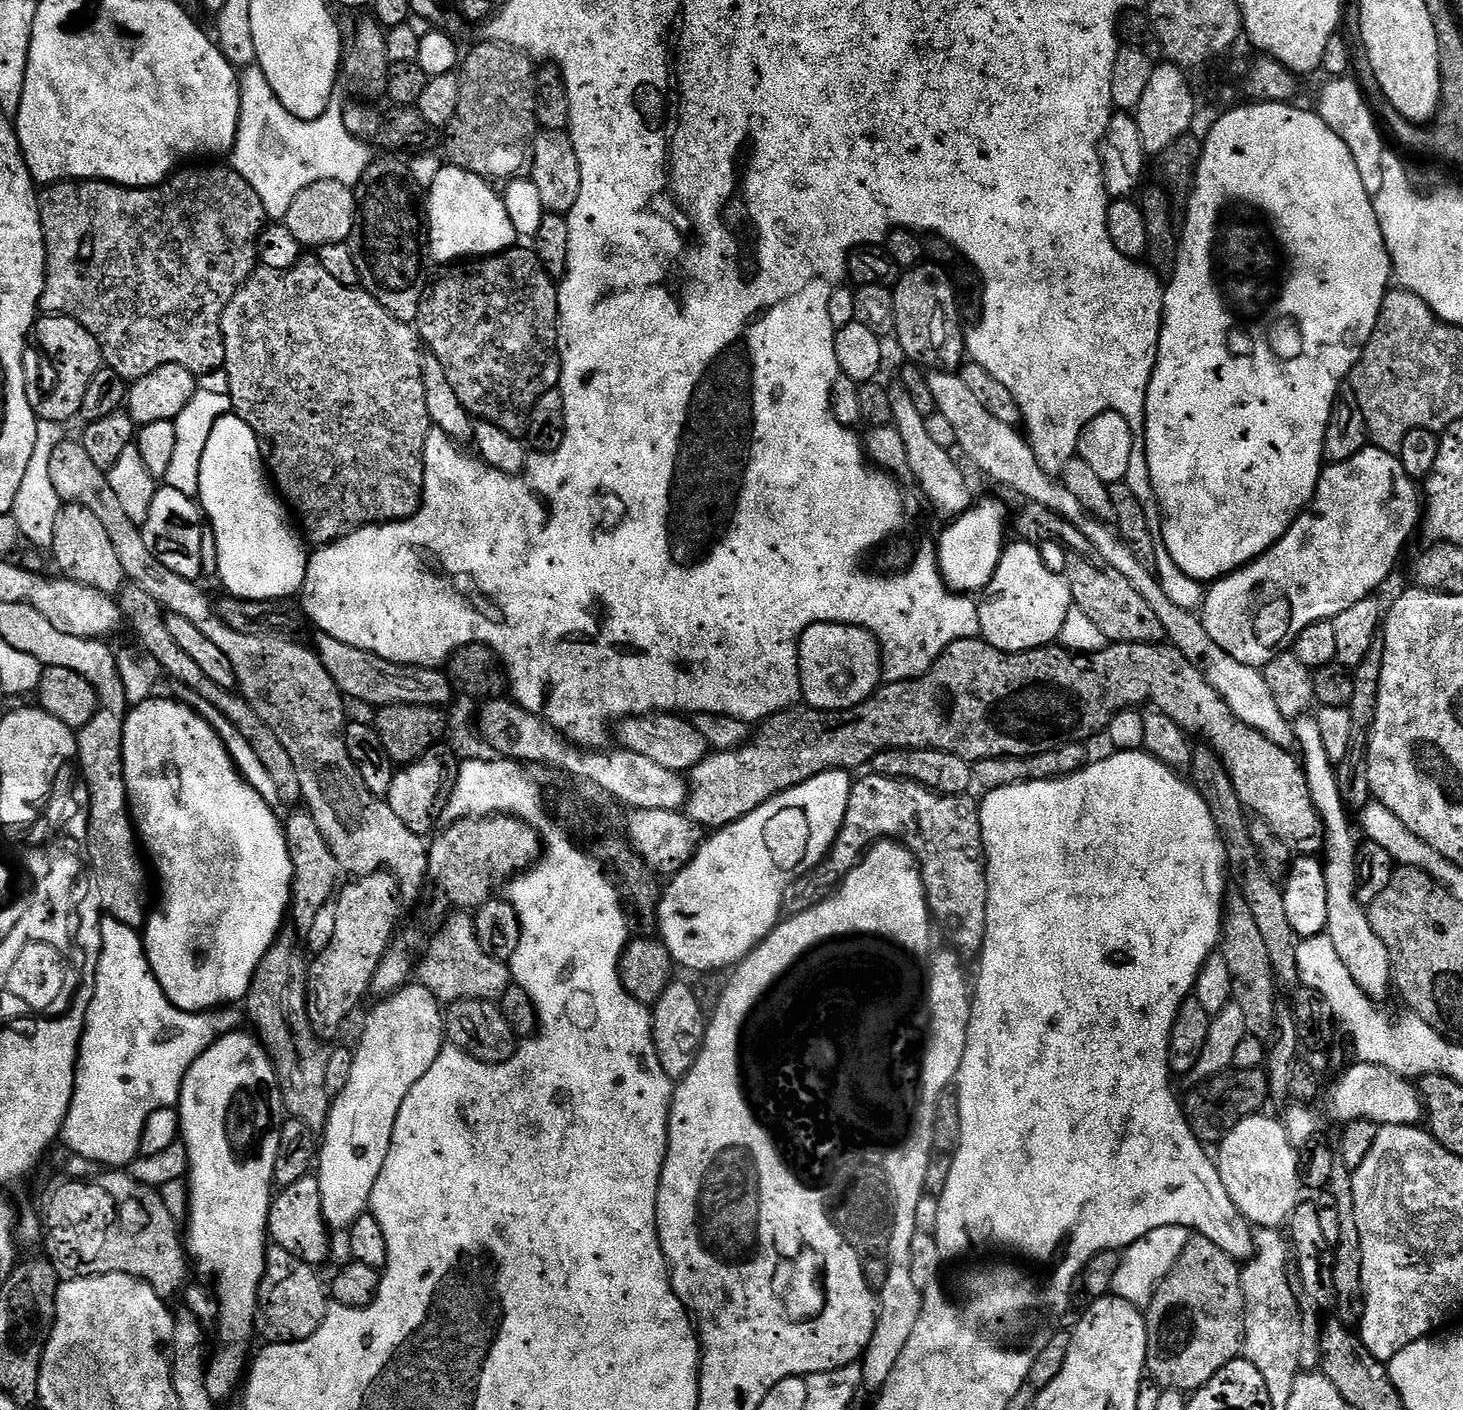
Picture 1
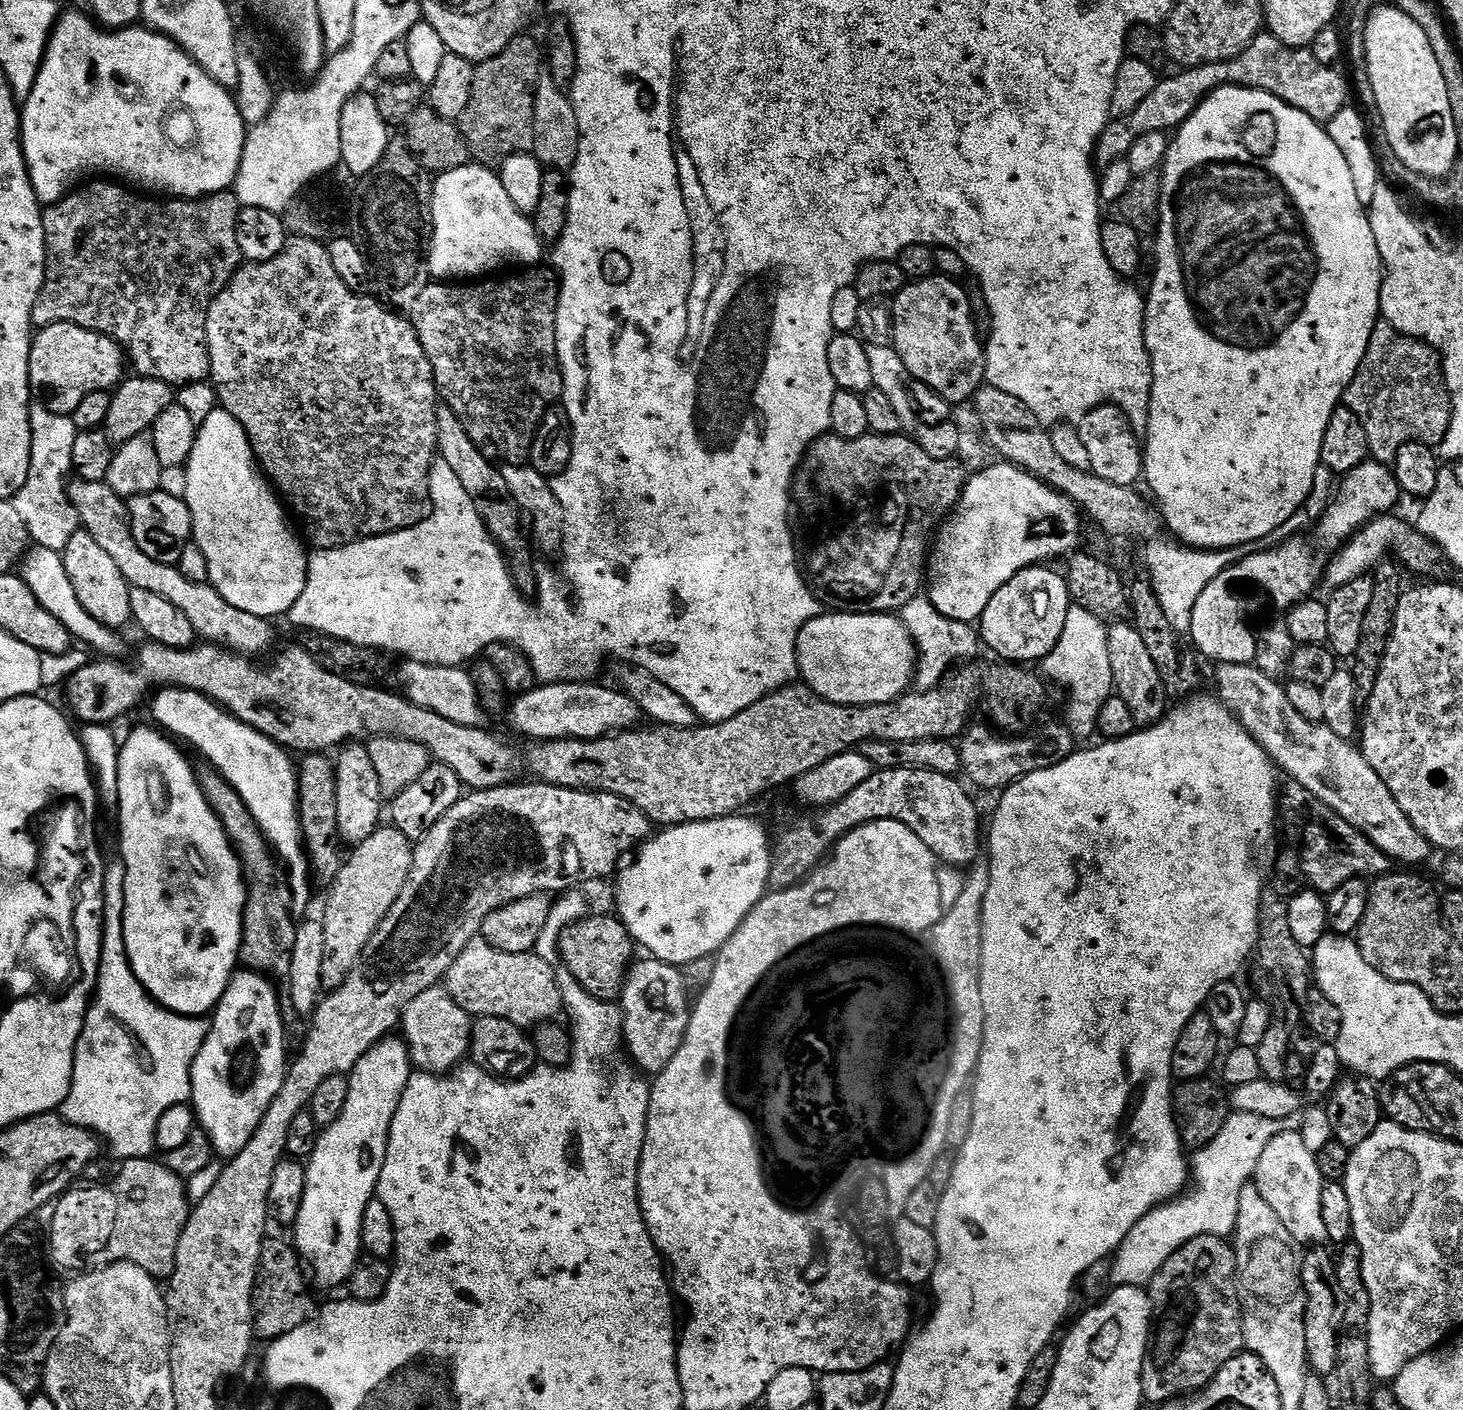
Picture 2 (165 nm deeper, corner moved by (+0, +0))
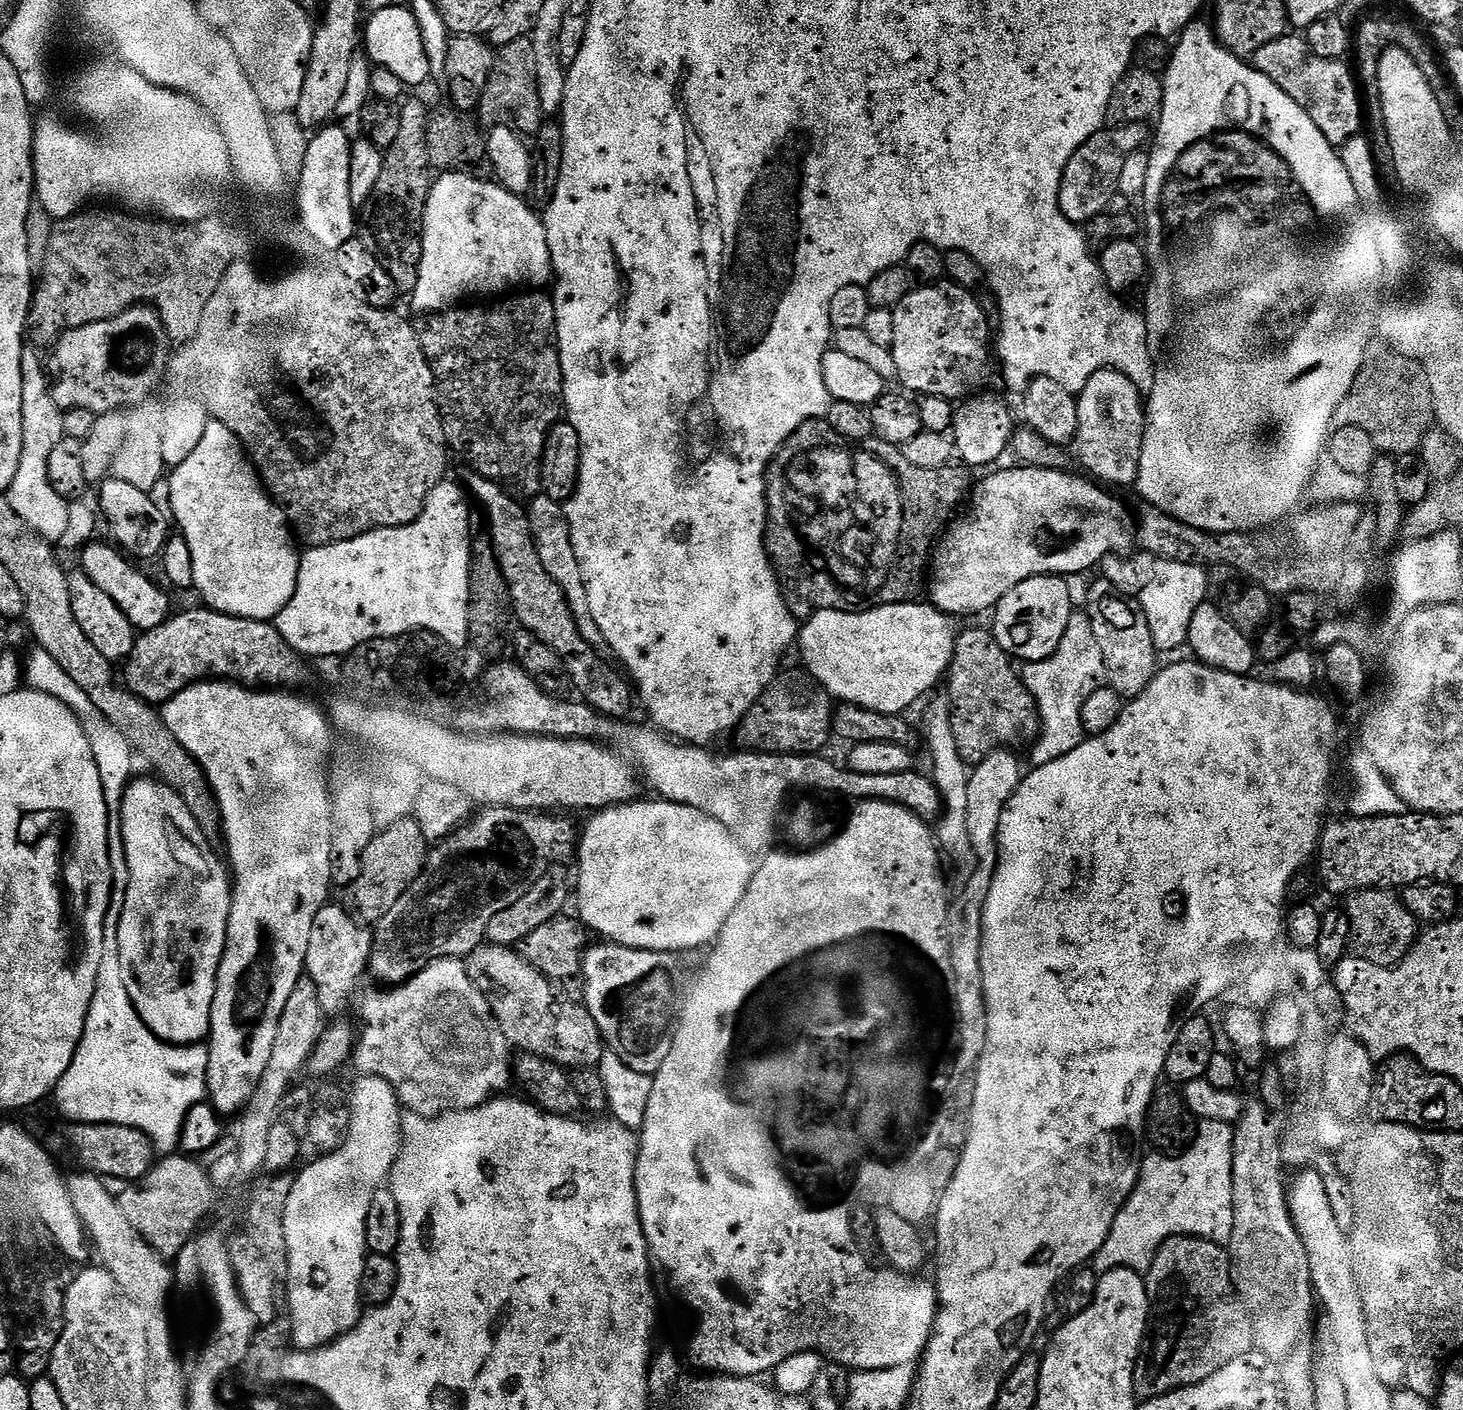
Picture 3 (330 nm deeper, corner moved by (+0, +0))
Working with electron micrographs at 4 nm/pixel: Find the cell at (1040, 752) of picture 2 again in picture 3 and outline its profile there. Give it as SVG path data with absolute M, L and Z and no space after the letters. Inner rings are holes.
M987 627L968 628L956 637L952 664L946 673L946 695L952 703L952 725L954 726L954 742L958 742L958 754L970 766L981 764L990 753L998 748L1020 750L1020 747L1036 743L1040 734L1040 711L1030 690L1024 685L1021 673L1012 669L1013 657L998 646L995 636Z

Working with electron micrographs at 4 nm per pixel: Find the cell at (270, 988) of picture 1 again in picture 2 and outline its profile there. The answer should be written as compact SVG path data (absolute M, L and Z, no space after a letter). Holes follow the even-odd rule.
M203 758L195 761L196 781L206 802L218 814L233 850L240 856L244 878L248 885L248 901L244 907L244 943L240 946L239 963L245 969L267 974L269 977L287 977L292 961L292 947L296 928L292 924L292 888L281 861L274 855L263 830L254 822L246 802L220 771Z

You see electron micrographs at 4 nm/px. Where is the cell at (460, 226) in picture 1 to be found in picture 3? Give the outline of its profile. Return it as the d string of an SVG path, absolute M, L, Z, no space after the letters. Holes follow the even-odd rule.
M461 172L435 177L424 211L418 282L410 294L417 313L445 311L467 301L467 296L496 298L513 290L540 290L553 283L544 221L524 203L492 180L478 180Z

